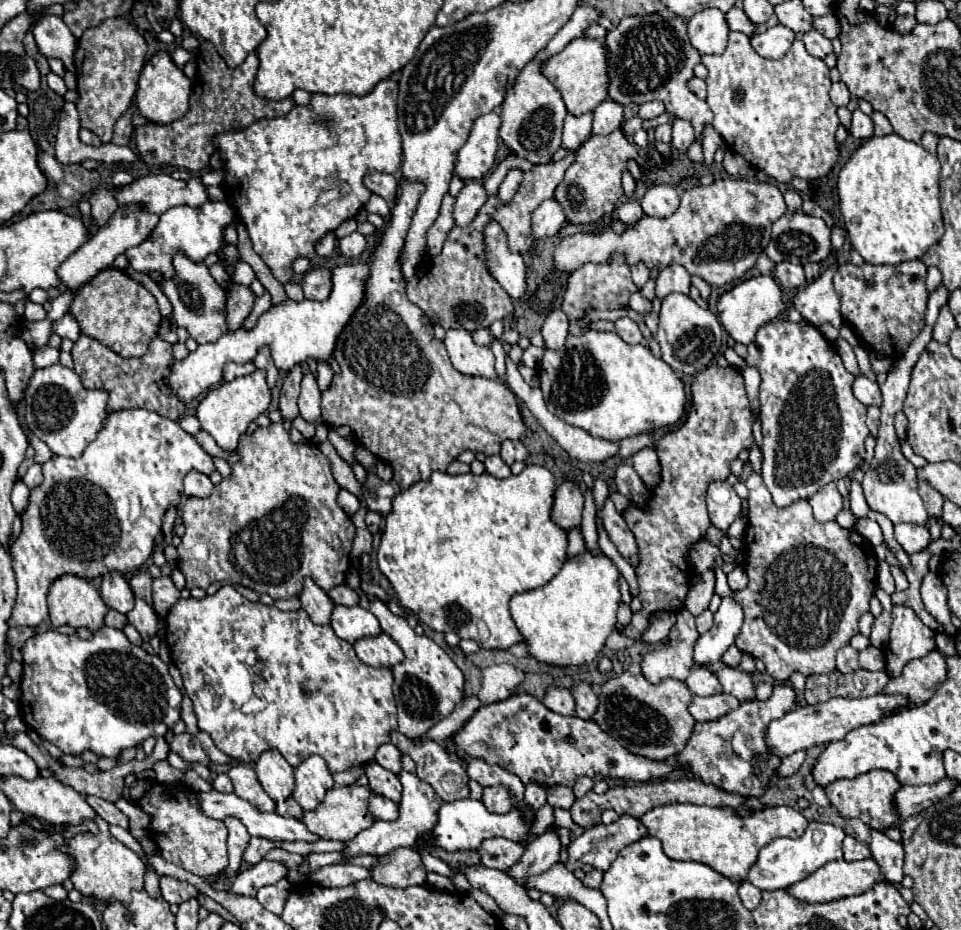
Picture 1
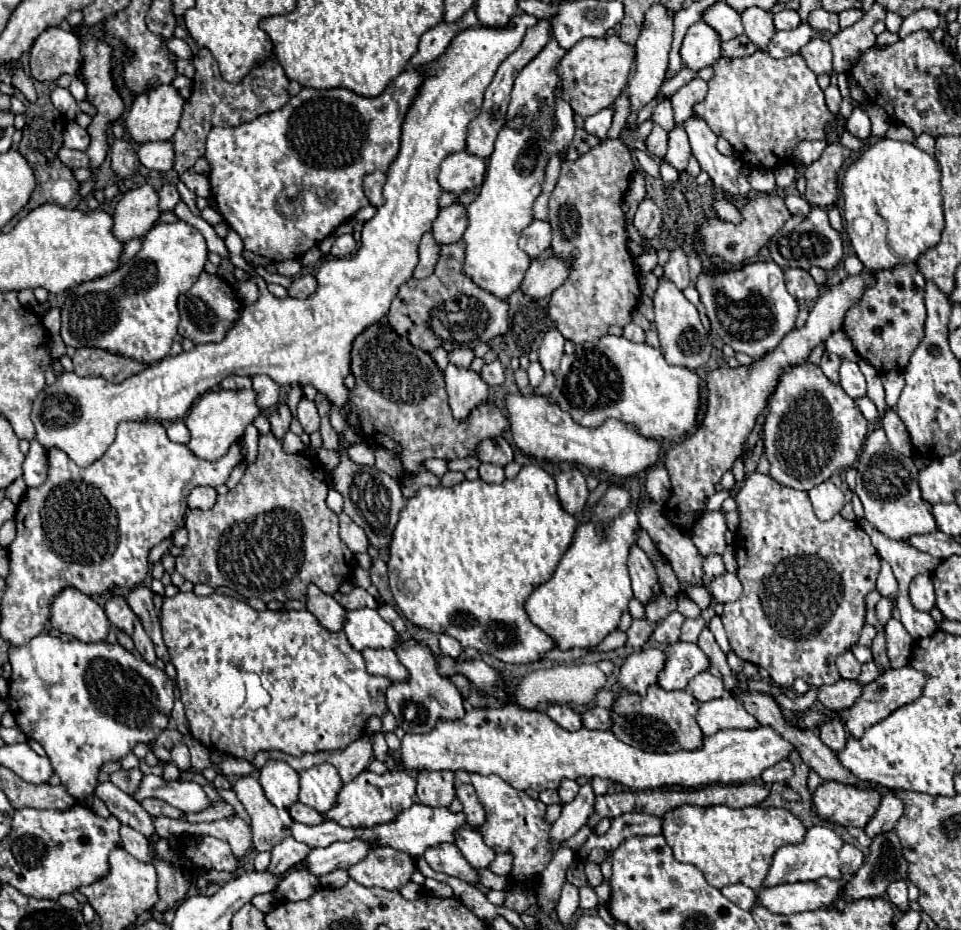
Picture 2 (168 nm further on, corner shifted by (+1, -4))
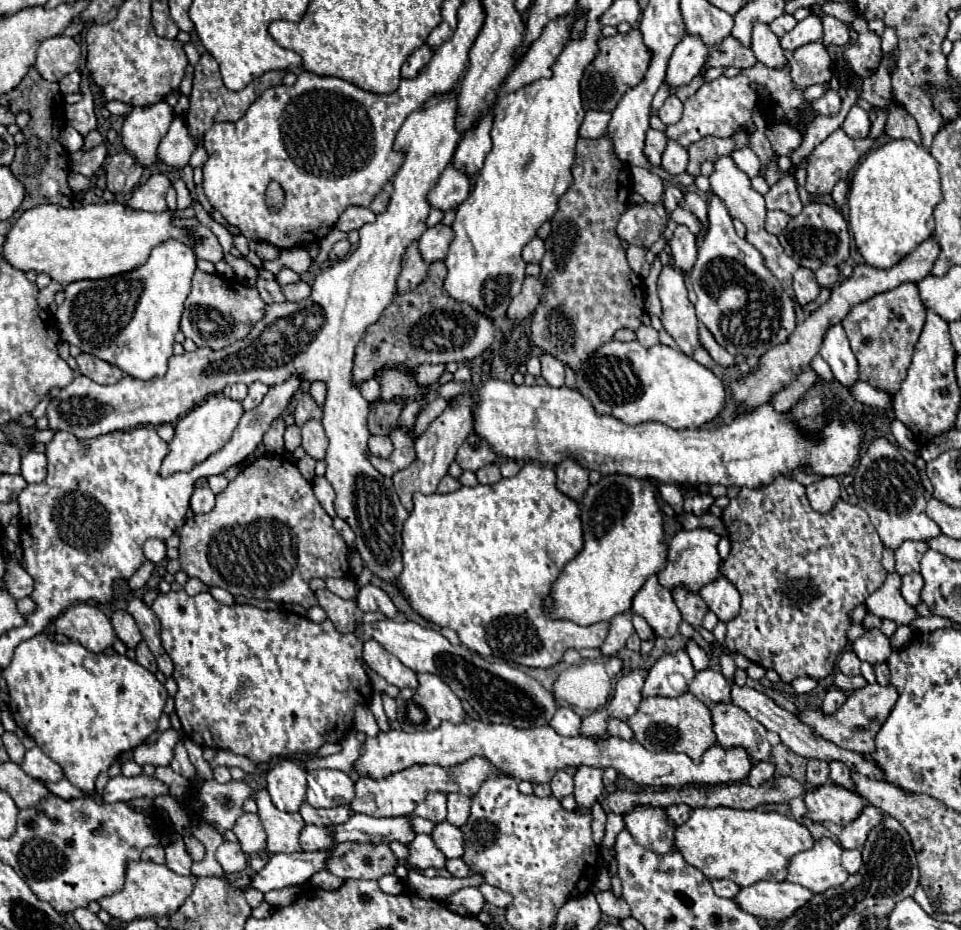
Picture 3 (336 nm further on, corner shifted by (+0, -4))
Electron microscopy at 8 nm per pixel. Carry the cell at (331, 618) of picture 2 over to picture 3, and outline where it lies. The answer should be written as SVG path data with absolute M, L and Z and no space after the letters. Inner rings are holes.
M317 590L315 592L319 606L327 612L327 618L335 624L335 628L343 634L347 632L355 632L355 622L357 622L357 606L355 606L355 598L353 600L343 600L339 596L335 596L333 592L325 590Z

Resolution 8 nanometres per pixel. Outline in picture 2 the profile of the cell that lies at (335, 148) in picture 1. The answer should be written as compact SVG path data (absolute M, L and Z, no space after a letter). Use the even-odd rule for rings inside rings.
M410 66L376 98L364 98L344 88L302 88L300 94L292 96L288 104L276 112L262 114L236 128L212 128L206 138L210 188L224 222L240 234L244 248L274 262L300 258L330 236L342 222L350 220L362 206L368 206L370 202L362 192L362 178L376 170L386 172L390 162L398 156L400 126L420 82L420 72ZM400 100L406 100L404 108Z

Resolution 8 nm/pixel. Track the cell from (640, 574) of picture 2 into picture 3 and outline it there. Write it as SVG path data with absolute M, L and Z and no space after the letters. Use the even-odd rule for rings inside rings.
M649 576L635 594L631 612L641 616L659 638L671 638L679 632L681 612L675 606L671 592L657 582L657 576Z

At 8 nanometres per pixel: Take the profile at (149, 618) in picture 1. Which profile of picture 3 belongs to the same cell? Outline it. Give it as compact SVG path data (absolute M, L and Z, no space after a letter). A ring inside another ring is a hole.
M141 642L137 648L135 648L135 652L137 652L137 662L145 668L145 670L149 670L149 672L157 672L157 664L155 664L155 658L153 658L153 654L151 654L151 650L147 648L147 644L145 642Z

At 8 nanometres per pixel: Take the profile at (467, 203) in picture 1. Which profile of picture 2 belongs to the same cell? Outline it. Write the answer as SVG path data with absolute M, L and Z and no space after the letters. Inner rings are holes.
M454 202L448 208L442 208L438 218L432 224L434 238L440 244L452 244L462 238L466 230L466 206L460 202Z

